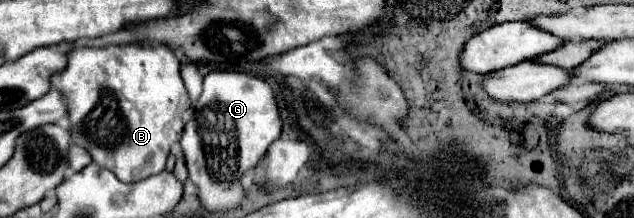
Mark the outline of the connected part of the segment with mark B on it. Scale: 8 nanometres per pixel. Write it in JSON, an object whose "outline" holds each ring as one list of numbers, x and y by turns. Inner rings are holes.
{"outline":[[110,44,110,46,80,46,68,52,64,70,52,74,52,86,60,88,68,100,72,142,86,146,94,162,114,172,122,182,142,180,148,174,164,170,166,156,176,140,180,140,190,96,180,78,180,62,172,48,164,44]]}

